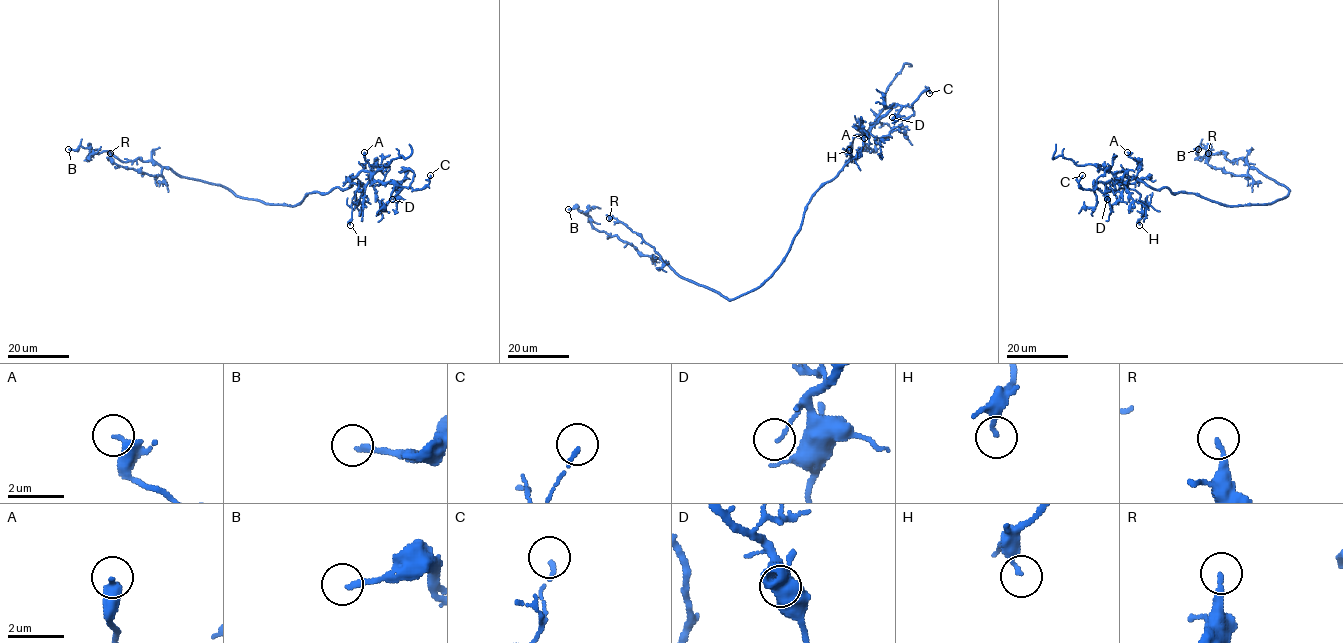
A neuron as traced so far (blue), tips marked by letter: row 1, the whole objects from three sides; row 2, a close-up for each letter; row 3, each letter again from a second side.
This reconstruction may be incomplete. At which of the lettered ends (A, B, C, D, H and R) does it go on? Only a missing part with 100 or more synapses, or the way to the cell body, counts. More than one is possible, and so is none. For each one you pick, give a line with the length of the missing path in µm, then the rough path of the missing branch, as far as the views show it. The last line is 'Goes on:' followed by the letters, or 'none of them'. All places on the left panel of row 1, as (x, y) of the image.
Goes on: none of them

